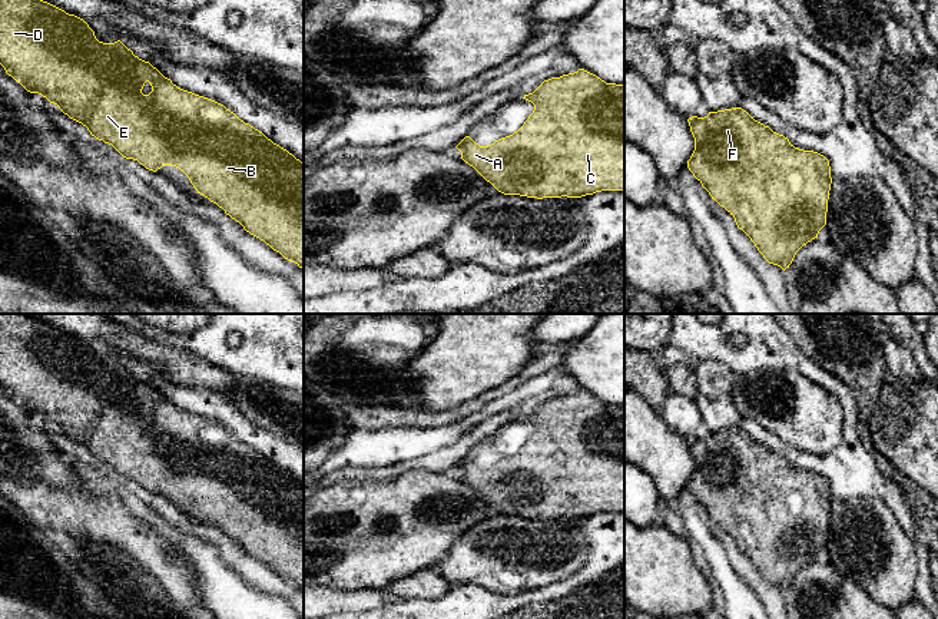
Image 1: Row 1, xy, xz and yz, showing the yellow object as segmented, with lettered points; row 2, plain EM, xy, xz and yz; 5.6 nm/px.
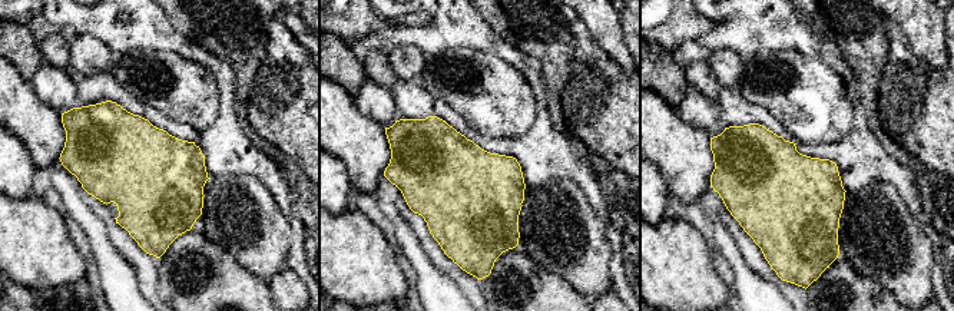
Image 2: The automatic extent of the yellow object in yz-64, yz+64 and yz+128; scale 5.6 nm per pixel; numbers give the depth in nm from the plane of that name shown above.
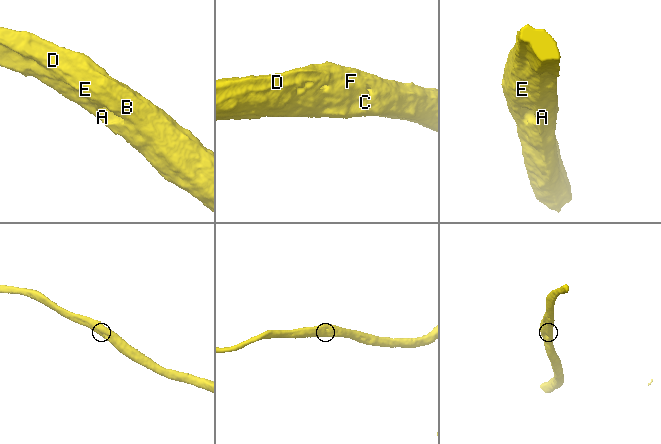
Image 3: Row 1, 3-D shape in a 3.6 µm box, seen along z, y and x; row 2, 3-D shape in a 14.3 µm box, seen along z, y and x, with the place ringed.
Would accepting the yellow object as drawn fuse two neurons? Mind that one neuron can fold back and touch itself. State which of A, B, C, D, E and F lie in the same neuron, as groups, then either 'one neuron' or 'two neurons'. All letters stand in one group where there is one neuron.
groups A B C D E F; one neuron

